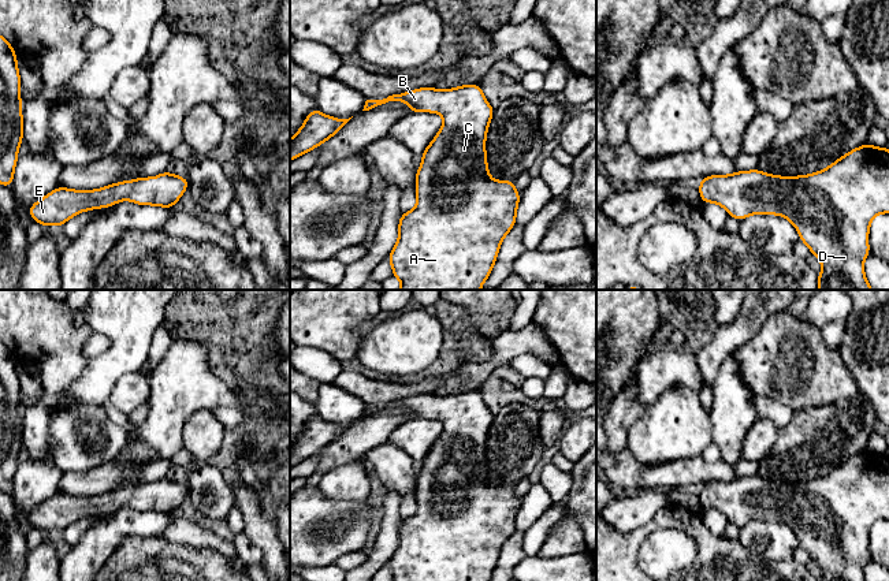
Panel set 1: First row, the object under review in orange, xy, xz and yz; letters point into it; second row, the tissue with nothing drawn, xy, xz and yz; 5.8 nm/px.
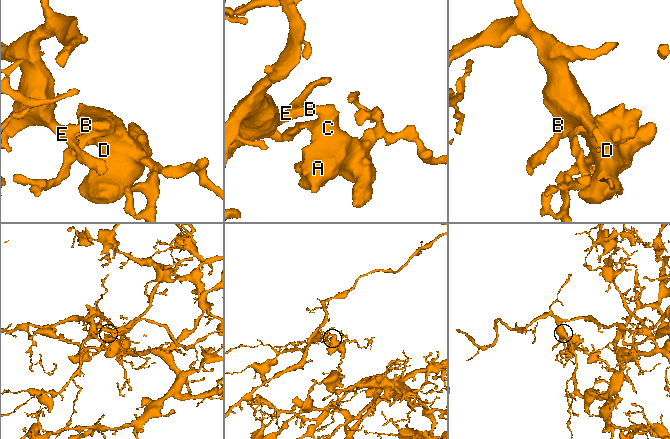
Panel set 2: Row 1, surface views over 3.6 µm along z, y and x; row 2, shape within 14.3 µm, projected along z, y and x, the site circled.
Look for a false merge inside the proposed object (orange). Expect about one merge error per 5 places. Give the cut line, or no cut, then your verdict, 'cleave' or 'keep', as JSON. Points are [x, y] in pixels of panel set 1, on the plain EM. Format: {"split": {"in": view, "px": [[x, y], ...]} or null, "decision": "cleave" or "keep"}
{"split": null, "decision": "keep"}

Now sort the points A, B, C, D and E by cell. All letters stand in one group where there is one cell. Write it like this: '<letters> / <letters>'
A B C D E

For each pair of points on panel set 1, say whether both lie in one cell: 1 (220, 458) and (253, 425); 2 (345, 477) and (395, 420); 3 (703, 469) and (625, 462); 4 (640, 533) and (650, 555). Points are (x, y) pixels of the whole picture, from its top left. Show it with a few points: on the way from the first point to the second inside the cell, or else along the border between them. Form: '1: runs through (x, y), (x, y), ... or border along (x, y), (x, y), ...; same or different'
1: runs through (229, 451), (246, 434); same
2: border along (363, 458), (354, 462), (345, 462), (331, 470); different
3: runs through (684, 472), (676, 475), (644, 475); same
4: border along (673, 528), (657, 528), (644, 539), (638, 566); different

